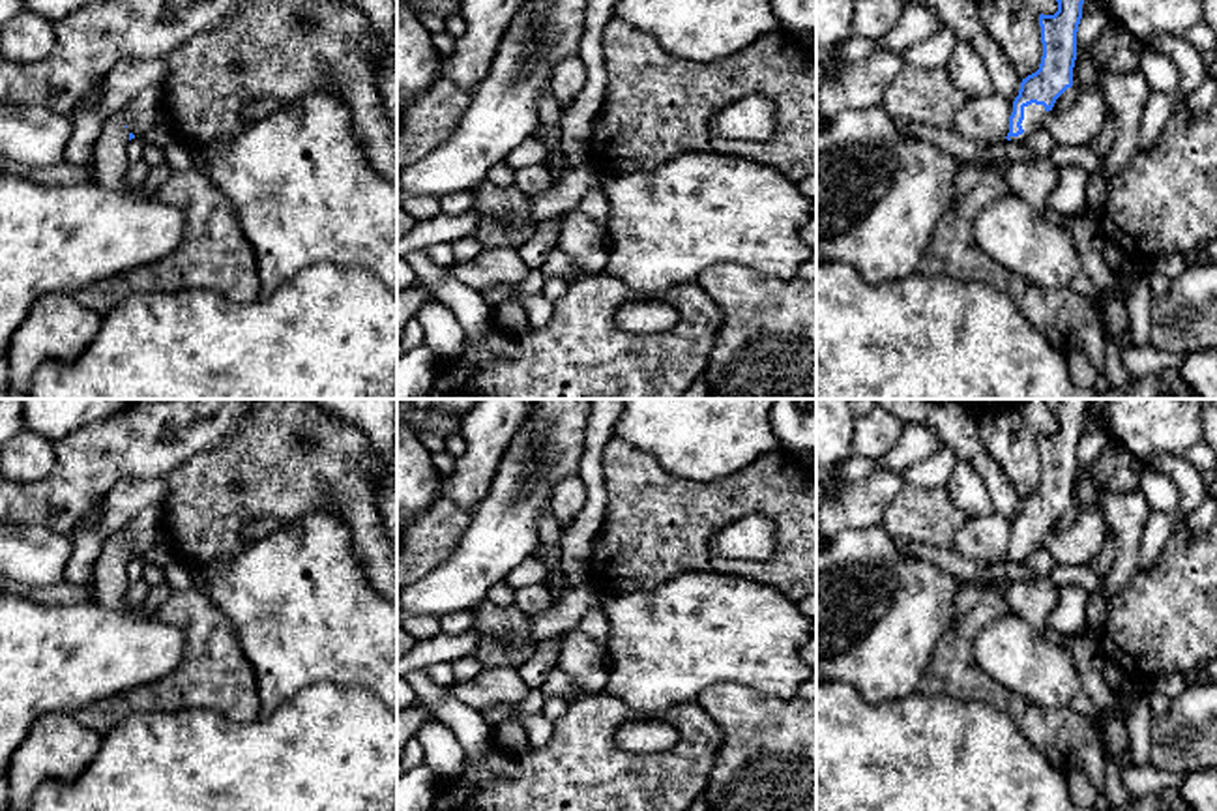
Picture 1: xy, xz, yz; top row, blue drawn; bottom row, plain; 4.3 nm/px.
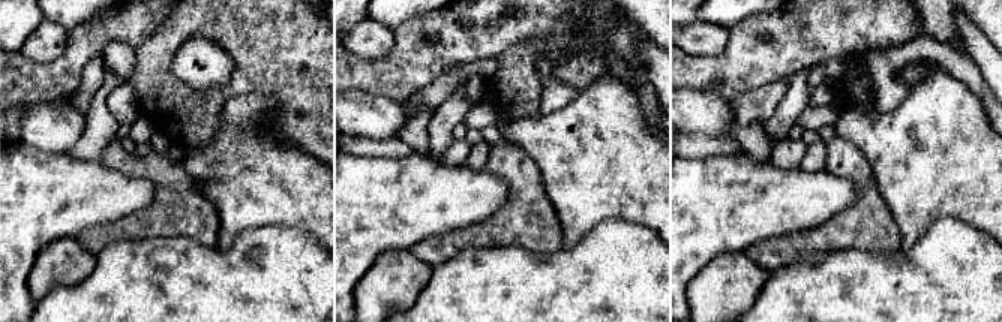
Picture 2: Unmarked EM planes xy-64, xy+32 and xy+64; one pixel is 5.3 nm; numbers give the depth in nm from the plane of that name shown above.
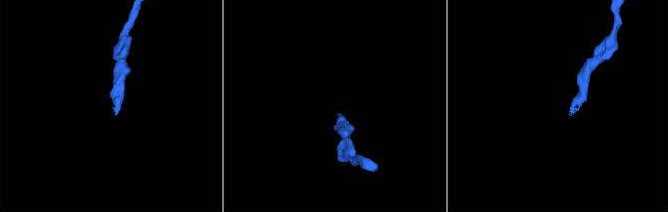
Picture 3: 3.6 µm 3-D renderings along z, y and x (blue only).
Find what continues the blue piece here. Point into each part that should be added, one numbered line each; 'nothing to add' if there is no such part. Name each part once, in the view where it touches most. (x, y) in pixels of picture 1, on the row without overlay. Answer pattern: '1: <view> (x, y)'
1: yz (1034, 532)

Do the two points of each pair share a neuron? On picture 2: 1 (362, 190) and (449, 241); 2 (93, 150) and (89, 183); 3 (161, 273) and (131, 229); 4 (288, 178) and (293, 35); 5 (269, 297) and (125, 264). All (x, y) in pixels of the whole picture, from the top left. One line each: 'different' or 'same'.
1: different
2: different
3: different
4: different
5: same

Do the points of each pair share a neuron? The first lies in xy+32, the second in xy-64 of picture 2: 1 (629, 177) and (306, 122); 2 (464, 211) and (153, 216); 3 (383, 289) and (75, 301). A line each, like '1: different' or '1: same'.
1: different
2: different
3: different

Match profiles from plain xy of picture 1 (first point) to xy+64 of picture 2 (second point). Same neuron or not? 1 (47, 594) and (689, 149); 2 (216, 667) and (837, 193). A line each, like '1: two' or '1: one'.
1: one
2: two

